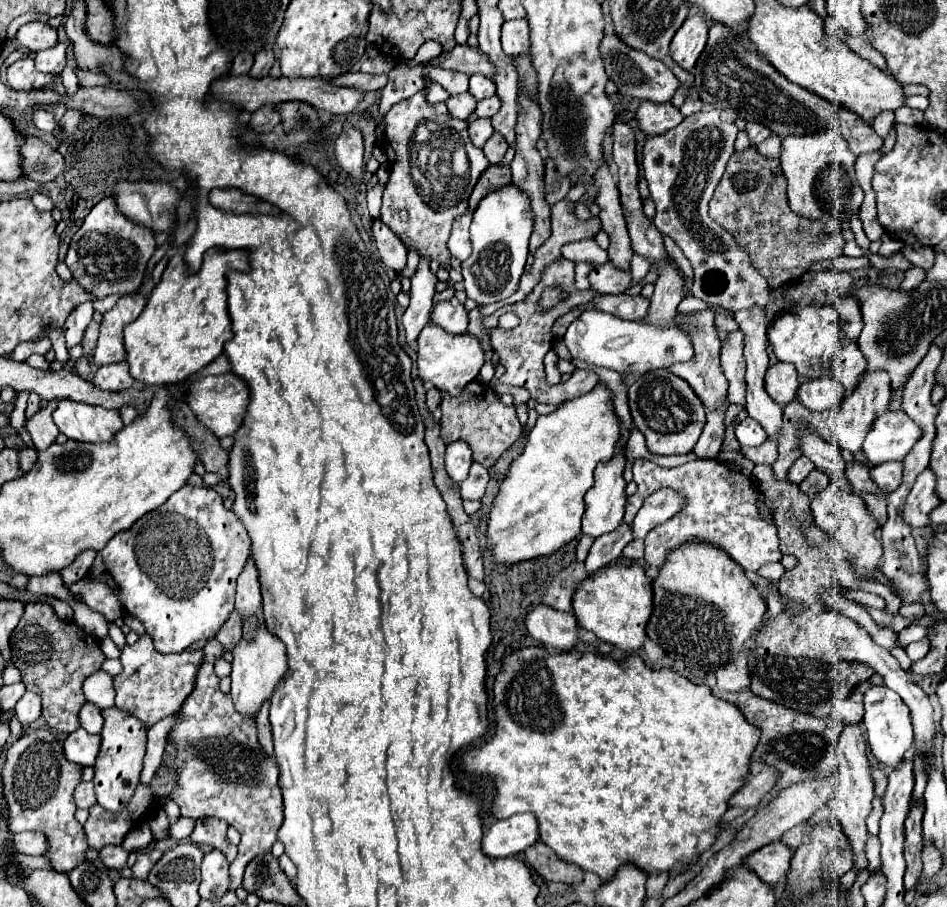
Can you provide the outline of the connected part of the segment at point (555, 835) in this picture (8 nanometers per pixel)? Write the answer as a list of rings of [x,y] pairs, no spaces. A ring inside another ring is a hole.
[[[543,647],[519,649],[503,659],[503,671],[497,675],[493,695],[495,695],[493,709],[495,709],[495,721],[497,721],[495,735],[486,738],[481,745],[471,746],[467,750],[467,753],[463,755],[465,769],[469,773],[495,777],[497,795],[493,803],[493,813],[497,819],[507,819],[511,815],[525,813],[525,811],[535,813],[539,821],[541,841],[547,847],[551,847],[561,861],[573,863],[581,867],[583,871],[597,873],[603,883],[611,881],[615,871],[627,863],[637,865],[647,875],[651,873],[675,875],[675,873],[689,871],[699,861],[699,855],[715,843],[721,831],[721,823],[723,823],[721,819],[725,811],[729,809],[729,799],[745,785],[745,779],[749,777],[751,755],[761,735],[761,731],[755,725],[751,725],[733,703],[715,697],[707,685],[695,685],[671,669],[653,671],[645,667],[643,659],[637,655],[631,655],[619,663],[595,653],[579,653],[579,651],[549,653]]]

